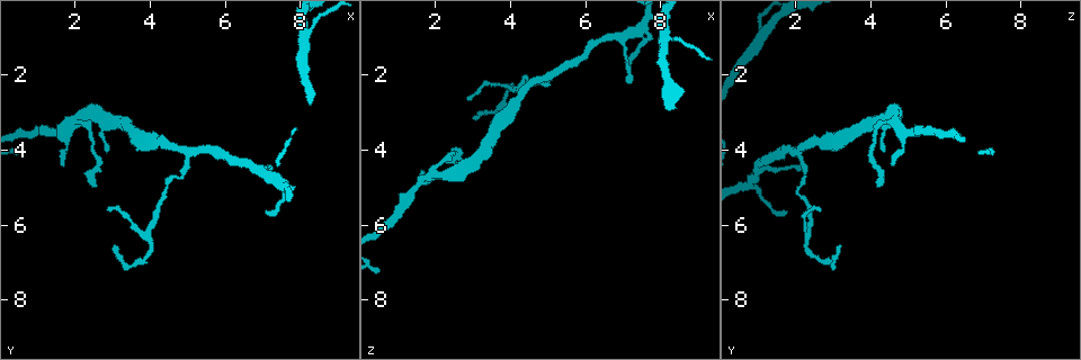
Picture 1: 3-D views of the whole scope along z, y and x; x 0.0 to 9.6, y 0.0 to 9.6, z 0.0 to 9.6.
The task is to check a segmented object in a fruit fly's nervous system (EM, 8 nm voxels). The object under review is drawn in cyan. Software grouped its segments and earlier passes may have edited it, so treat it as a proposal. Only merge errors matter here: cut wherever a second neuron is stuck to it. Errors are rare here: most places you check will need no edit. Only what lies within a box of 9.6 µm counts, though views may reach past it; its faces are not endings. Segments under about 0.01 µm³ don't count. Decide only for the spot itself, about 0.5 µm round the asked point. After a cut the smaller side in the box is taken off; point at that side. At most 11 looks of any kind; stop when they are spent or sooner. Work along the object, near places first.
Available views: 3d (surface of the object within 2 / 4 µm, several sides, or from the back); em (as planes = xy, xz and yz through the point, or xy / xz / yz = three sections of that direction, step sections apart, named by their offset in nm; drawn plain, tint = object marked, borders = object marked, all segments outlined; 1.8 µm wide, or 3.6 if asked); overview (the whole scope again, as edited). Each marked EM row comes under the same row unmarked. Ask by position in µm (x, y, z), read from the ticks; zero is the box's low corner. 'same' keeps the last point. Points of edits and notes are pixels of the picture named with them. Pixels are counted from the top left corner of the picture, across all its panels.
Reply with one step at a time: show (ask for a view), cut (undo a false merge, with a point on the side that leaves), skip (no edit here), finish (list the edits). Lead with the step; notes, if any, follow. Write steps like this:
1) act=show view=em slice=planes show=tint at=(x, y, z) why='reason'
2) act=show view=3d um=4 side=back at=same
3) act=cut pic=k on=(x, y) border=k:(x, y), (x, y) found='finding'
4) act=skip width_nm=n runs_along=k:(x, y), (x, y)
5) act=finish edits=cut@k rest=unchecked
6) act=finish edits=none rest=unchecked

act=show view=3d um=4 at=(7.50, 4.90, 0.80) why='sharp bend'

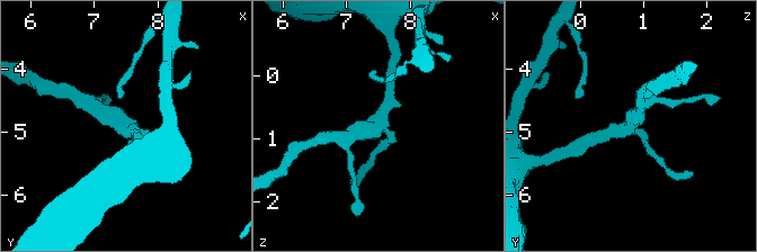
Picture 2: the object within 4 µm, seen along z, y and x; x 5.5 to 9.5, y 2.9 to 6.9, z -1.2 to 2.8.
act=show view=em slice=yz step=16 show=tint at=(7.50, 4.90, 0.80)

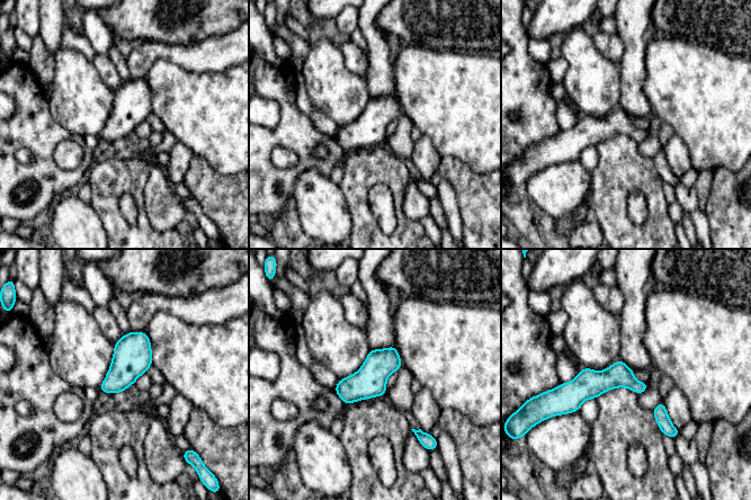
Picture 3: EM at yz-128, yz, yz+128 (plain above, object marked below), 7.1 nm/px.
act=show view=em slice=planes show=tint at=same

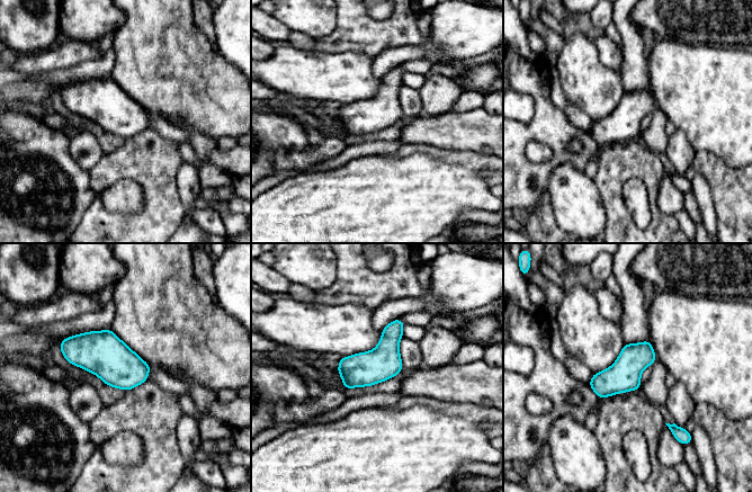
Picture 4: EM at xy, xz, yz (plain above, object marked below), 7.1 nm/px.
act=skip width_nm=240 found='all the same neuron'

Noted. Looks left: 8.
act=show view=em slice=planes show=tint at=(4.00, 6.10, 2.30) why='arms part here'

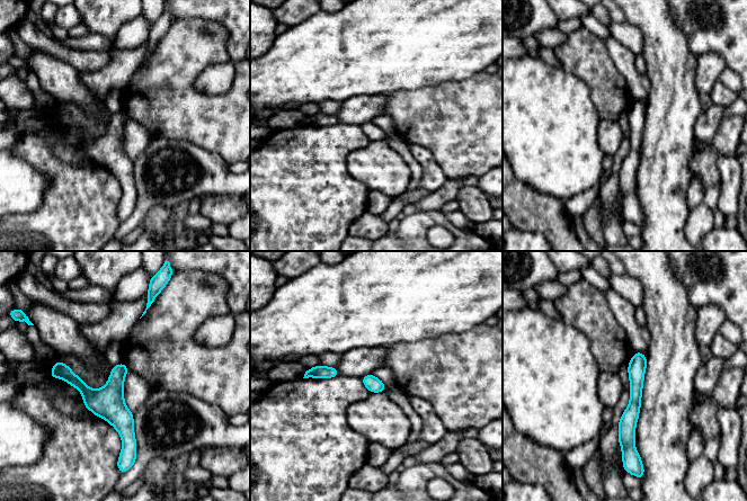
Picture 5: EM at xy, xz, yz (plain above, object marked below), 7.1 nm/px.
act=skip runs_along=5:(56, 372), (99, 401), (133, 444) found='all the same neuron'

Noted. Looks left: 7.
act=show view=em slice=planes show=tint at=(5.00, 4.00, 2.10) why='three-way junction'

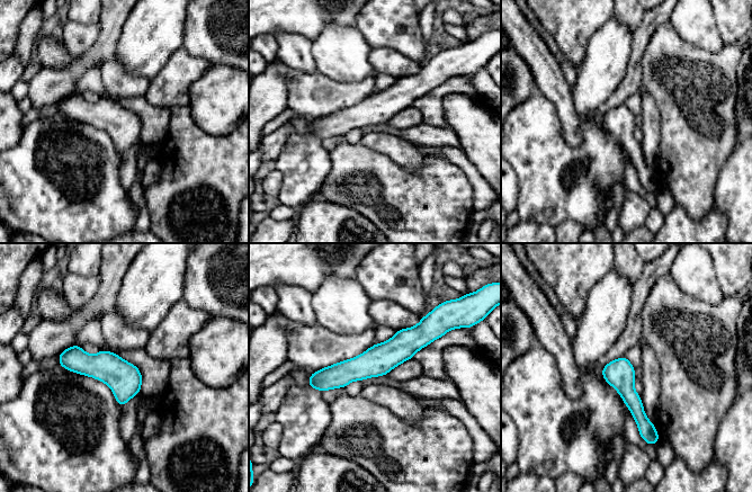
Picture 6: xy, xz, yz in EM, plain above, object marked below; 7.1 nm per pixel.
act=skip runs_along=6:(432, 334), (311, 383) found='all the same neuron'

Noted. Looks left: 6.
act=show view=3d um=2 at=(1.95, 3.25, 4.60) why='small branch off a trunk'

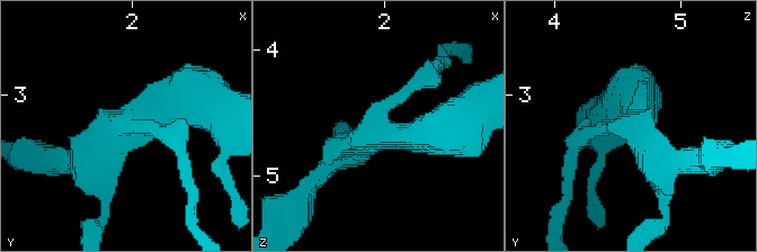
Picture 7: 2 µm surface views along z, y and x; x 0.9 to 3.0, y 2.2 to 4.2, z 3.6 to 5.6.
act=show view=em slice=xz step=8 show=tint at=(2.00, 3.22, 4.62) arms=4 why='need the tissue'

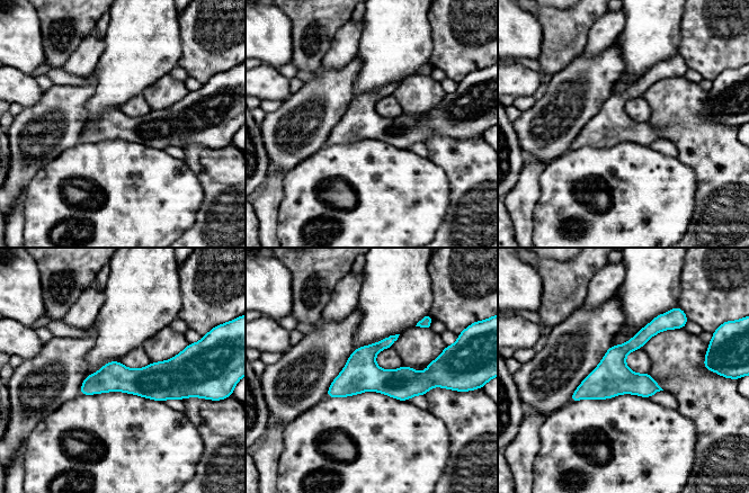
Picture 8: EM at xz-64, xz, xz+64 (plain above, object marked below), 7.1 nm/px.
act=skip runs_along=8:(661, 319), (573, 399) found='continuous, no second neuron'

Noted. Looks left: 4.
act=finish edits=none rest=unchecked

